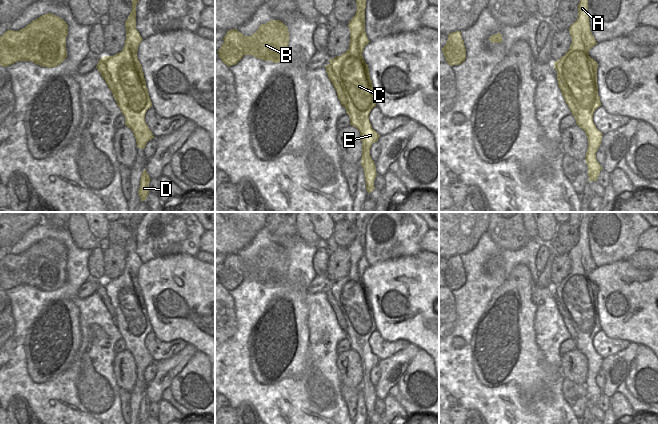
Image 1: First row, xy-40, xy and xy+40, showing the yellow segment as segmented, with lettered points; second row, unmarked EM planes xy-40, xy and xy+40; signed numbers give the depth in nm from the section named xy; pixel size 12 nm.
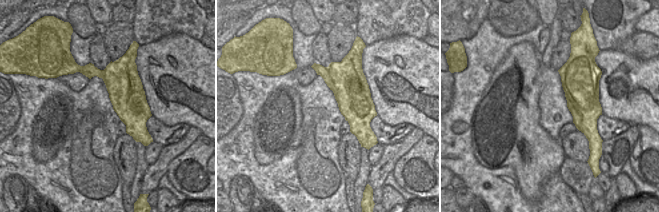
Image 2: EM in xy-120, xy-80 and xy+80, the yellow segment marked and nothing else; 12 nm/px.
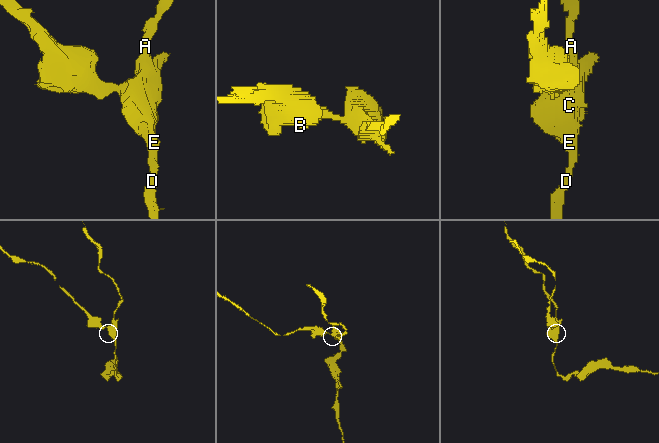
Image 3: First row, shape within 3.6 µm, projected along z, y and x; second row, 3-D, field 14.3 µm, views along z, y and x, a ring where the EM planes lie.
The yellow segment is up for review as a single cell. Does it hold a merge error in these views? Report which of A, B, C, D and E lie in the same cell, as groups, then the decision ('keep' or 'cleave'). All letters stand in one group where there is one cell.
groups A C D E / B; cleave

